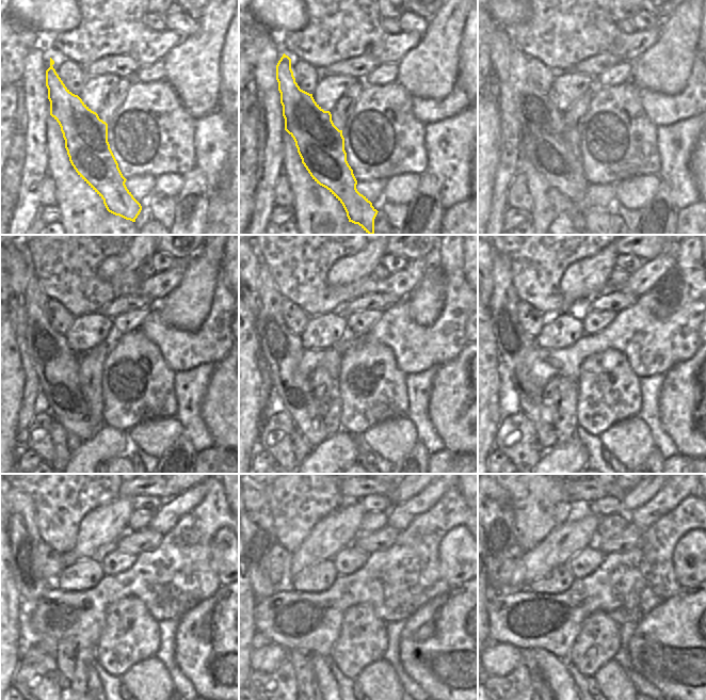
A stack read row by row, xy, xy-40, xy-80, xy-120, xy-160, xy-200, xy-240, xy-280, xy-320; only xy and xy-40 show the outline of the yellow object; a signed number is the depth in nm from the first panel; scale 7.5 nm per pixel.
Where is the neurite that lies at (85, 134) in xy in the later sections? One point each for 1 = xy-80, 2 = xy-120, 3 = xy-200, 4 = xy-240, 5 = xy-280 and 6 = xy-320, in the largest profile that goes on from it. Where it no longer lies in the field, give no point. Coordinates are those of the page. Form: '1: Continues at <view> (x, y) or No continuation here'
1: Continues at xy-80 (542, 141)
2: Continues at xy-120 (57, 365)
3: Continues at xy-200 (516, 349)
4: Continues at xy-240 (22, 533)
5: Continues at xy-280 (260, 534)
6: Continues at xy-320 (499, 519).

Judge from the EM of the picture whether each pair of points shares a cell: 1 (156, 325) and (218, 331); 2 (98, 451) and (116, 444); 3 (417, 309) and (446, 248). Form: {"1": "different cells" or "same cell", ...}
{"1": "same cell", "2": "same cell", "3": "different cells"}

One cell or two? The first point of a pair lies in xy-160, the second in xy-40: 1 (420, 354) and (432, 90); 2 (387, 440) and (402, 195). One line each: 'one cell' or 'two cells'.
1: two cells
2: one cell

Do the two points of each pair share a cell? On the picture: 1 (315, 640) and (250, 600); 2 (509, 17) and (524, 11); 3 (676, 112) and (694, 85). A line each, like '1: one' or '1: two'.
1: two
2: one
3: one

